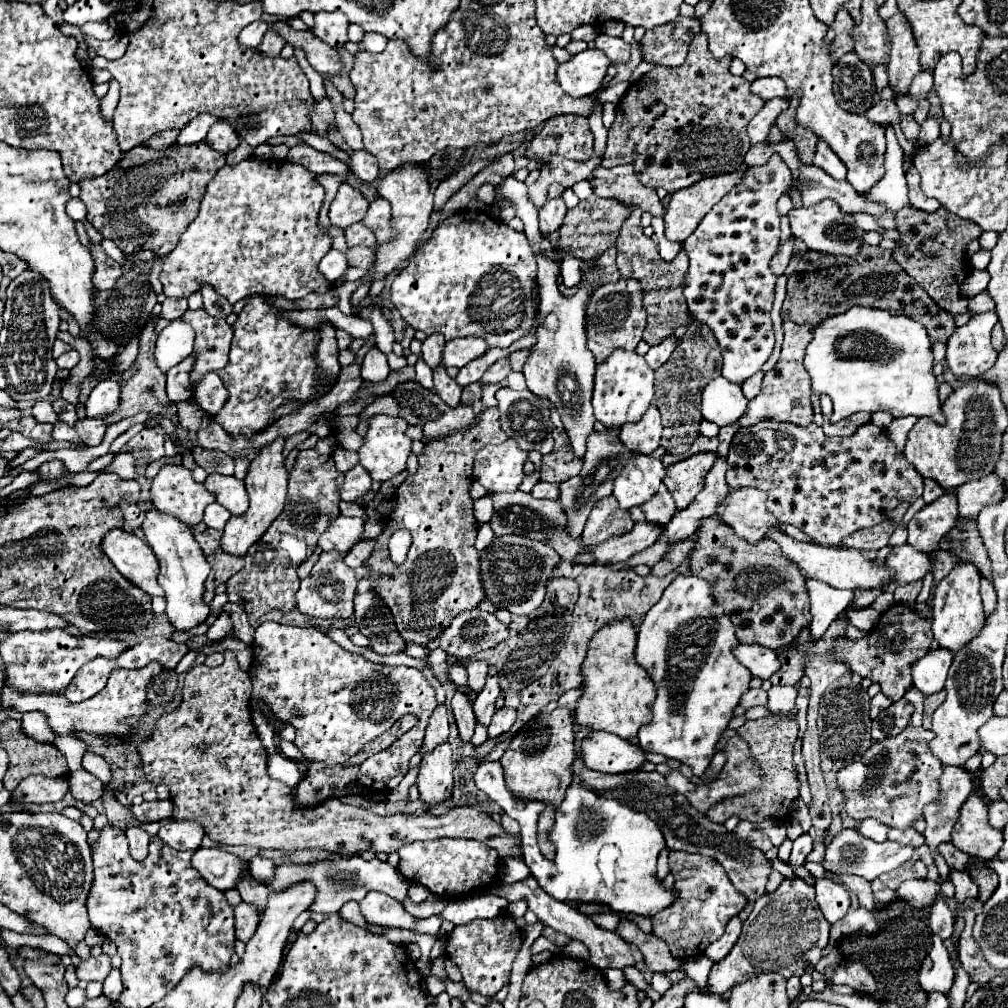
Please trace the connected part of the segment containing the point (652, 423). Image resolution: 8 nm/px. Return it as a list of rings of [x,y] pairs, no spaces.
[[[655,406],[643,414],[643,418],[635,424],[625,424],[619,432],[619,440],[631,450],[641,454],[651,454],[659,446],[661,438],[661,414]]]

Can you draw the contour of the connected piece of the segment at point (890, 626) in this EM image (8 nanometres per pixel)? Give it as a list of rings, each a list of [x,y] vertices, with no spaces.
[[[895,604],[883,612],[881,624],[861,640],[841,638],[835,642],[835,656],[843,658],[845,664],[859,676],[869,678],[881,686],[881,692],[895,700],[901,700],[907,688],[911,686],[911,666],[929,652],[933,634],[931,634],[931,616],[919,616],[913,608],[905,604]]]

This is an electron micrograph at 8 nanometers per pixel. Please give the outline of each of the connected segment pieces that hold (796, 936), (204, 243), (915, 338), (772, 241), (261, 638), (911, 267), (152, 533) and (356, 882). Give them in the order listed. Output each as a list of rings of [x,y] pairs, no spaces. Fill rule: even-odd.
[[[801,878],[785,880],[773,894],[765,894],[755,902],[755,908],[743,922],[743,932],[729,956],[713,964],[707,990],[713,994],[725,994],[733,986],[741,984],[741,980],[765,972],[779,972],[785,978],[803,976],[805,972],[811,974],[827,946],[827,940],[829,922],[819,912],[815,890]]]
[[[247,158],[235,166],[223,166],[215,178],[209,182],[199,216],[189,224],[181,236],[177,248],[165,258],[157,256],[149,262],[139,262],[137,272],[149,274],[153,264],[161,264],[159,280],[163,284],[165,296],[189,298],[199,292],[201,286],[209,284],[229,300],[229,304],[239,302],[249,294],[269,294],[283,296],[287,300],[305,298],[311,292],[327,292],[333,284],[319,272],[321,258],[331,250],[333,238],[329,232],[319,230],[319,208],[325,200],[325,188],[317,182],[317,174],[307,168],[287,162],[287,160],[261,160]]]
[[[853,306],[845,314],[837,314],[827,318],[817,330],[813,340],[807,346],[805,354],[805,370],[813,380],[813,394],[827,394],[833,400],[831,422],[839,422],[849,418],[855,412],[879,412],[885,410],[893,414],[893,418],[901,416],[917,416],[917,418],[933,418],[937,424],[945,424],[945,414],[941,410],[939,400],[939,382],[933,374],[933,346],[929,334],[921,322],[915,322],[907,316],[897,316],[887,310]]]
[[[773,154],[763,166],[749,166],[743,172],[743,180],[711,208],[711,212],[701,220],[697,230],[683,242],[683,250],[689,256],[689,268],[685,274],[685,300],[689,314],[707,324],[717,338],[723,352],[723,376],[731,382],[743,384],[751,378],[763,362],[771,356],[775,346],[773,326],[771,326],[771,306],[777,276],[771,272],[769,262],[779,246],[781,236],[781,216],[777,212],[777,200],[789,192],[793,186],[791,172],[779,154]]]
[[[263,622],[255,628],[251,650],[253,708],[267,706],[275,718],[295,726],[295,744],[313,762],[345,762],[379,736],[381,730],[389,730],[401,716],[415,714],[419,720],[415,728],[391,748],[367,758],[359,768],[359,782],[373,792],[389,792],[403,780],[409,758],[419,752],[427,720],[437,708],[435,688],[417,668],[381,664],[381,670],[377,670],[375,662],[343,650],[317,628],[295,628],[275,622]],[[377,684],[391,686],[377,690]]]
[[[903,208],[897,212],[897,230],[903,234],[897,242],[899,248],[893,250],[893,258],[901,264],[901,268],[919,282],[921,288],[927,290],[927,294],[947,312],[953,316],[957,314],[969,314],[967,310],[967,298],[959,294],[959,286],[969,274],[969,260],[965,254],[965,246],[979,238],[981,228],[973,222],[965,222],[959,216],[953,216],[945,208],[939,208],[937,212],[923,212],[915,208]]]
[[[155,506],[145,514],[143,520],[143,534],[147,544],[153,548],[157,560],[161,562],[161,572],[159,572],[159,584],[165,590],[165,600],[167,600],[167,620],[171,626],[179,632],[187,632],[195,628],[197,624],[205,622],[211,608],[203,600],[205,592],[205,580],[211,572],[209,562],[205,560],[205,554],[201,546],[195,542],[193,532],[185,522],[179,518],[173,518],[171,514],[161,514]]]
[[[335,856],[331,860],[317,860],[317,862],[309,862],[309,864],[279,864],[275,866],[275,874],[273,878],[265,880],[265,886],[269,890],[285,890],[297,882],[313,882],[313,886],[317,888],[317,896],[313,900],[313,906],[309,908],[311,912],[339,912],[339,908],[347,902],[347,886],[353,900],[361,900],[367,892],[377,890],[377,892],[385,892],[395,900],[405,900],[407,896],[407,888],[409,888],[409,880],[401,878],[401,872],[393,866],[389,866],[387,862],[381,862],[379,858],[373,860],[363,860],[361,856]]]

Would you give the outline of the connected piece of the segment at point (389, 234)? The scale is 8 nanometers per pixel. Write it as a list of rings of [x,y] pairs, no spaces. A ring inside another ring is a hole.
[[[377,198],[375,202],[371,202],[371,206],[363,218],[363,224],[375,232],[379,244],[391,242],[395,238],[393,228],[391,228],[391,206],[383,198]]]

